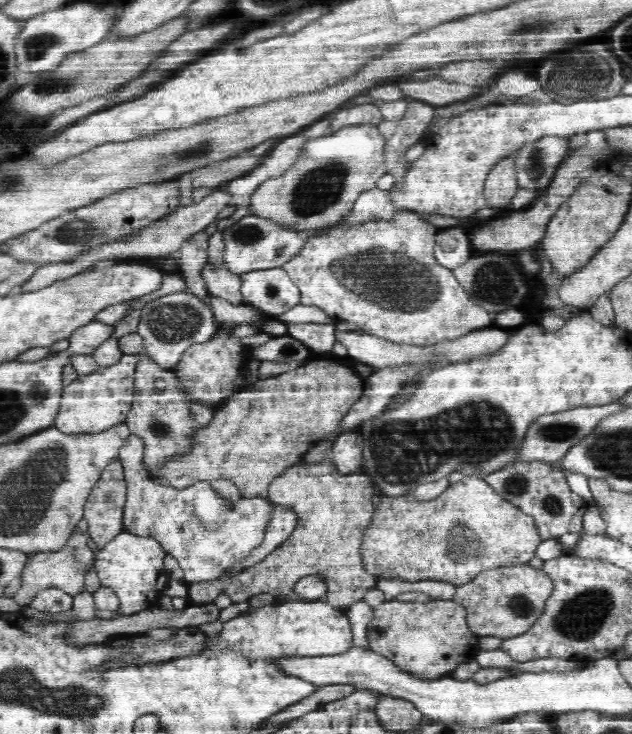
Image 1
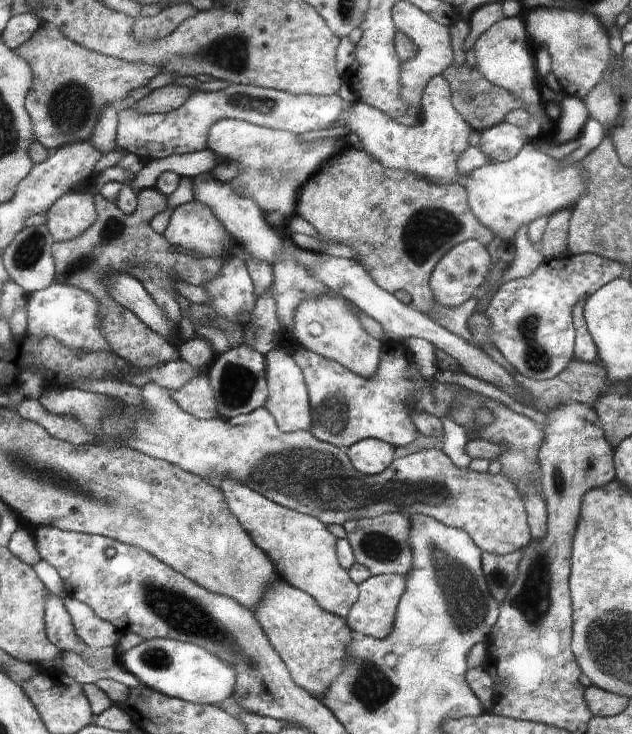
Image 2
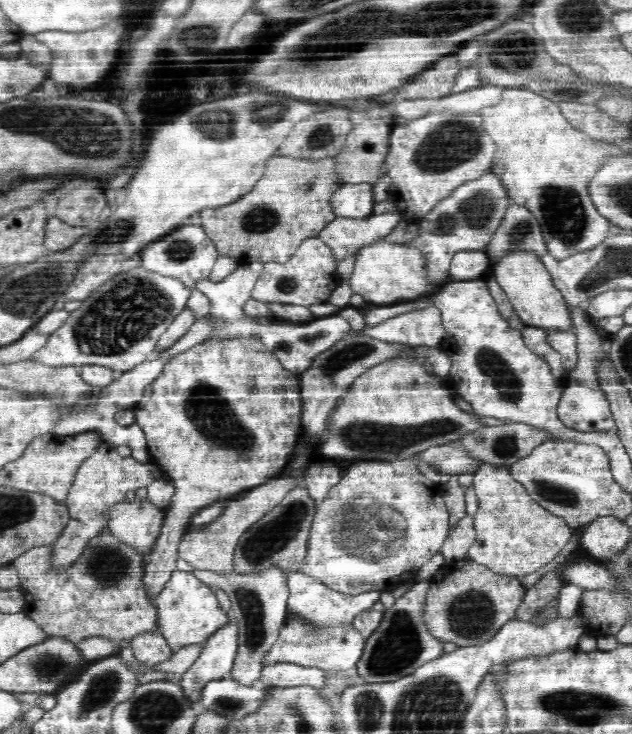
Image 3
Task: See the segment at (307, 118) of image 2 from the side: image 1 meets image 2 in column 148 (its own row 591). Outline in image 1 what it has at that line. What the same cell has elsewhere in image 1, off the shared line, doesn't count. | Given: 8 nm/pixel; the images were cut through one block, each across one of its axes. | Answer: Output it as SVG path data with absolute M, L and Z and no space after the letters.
M124 530L106 546L99 548L95 554L94 568L100 582L105 587L111 588L118 596L117 610L121 615L128 616L155 607L171 578L164 566L166 555L156 539L130 534Z

